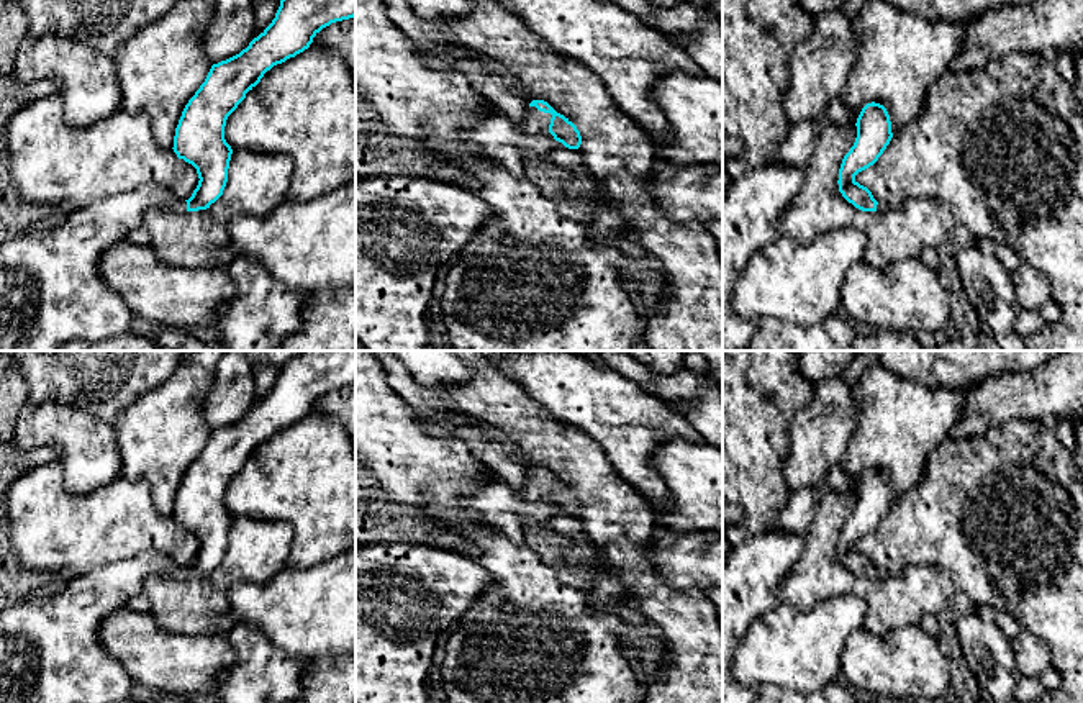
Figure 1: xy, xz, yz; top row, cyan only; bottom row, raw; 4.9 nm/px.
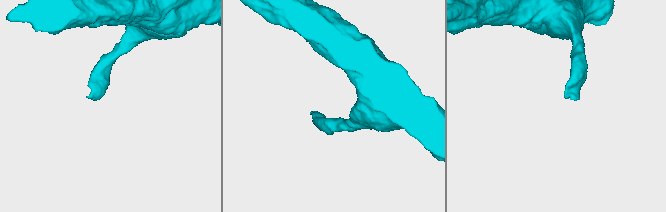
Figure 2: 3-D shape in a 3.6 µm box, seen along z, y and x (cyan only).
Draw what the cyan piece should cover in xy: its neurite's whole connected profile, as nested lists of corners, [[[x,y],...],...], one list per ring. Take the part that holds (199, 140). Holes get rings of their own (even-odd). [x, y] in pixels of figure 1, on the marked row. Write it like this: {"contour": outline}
{"contour": [[[280,0],[272,23],[246,49],[211,66],[205,82],[185,105],[174,136],[174,152],[179,159],[192,164],[200,179],[188,200],[180,198],[164,185],[143,184],[133,192],[120,193],[70,211],[59,226],[31,234],[13,233],[7,241],[0,243],[0,351],[57,351],[61,346],[75,339],[98,342],[128,333],[133,311],[123,297],[100,277],[102,254],[113,244],[126,241],[126,234],[131,229],[143,226],[147,208],[172,208],[175,211],[210,208],[223,195],[228,182],[233,154],[231,146],[224,139],[228,116],[246,98],[246,93],[261,82],[267,70],[308,49],[313,38],[323,28],[354,16],[356,0]]]}

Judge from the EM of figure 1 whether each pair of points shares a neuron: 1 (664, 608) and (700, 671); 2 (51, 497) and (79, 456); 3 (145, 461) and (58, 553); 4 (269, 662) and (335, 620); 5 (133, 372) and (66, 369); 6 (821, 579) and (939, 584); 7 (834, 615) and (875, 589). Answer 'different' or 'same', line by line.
1: same
2: different
3: different
4: different
5: same
6: same
7: different

